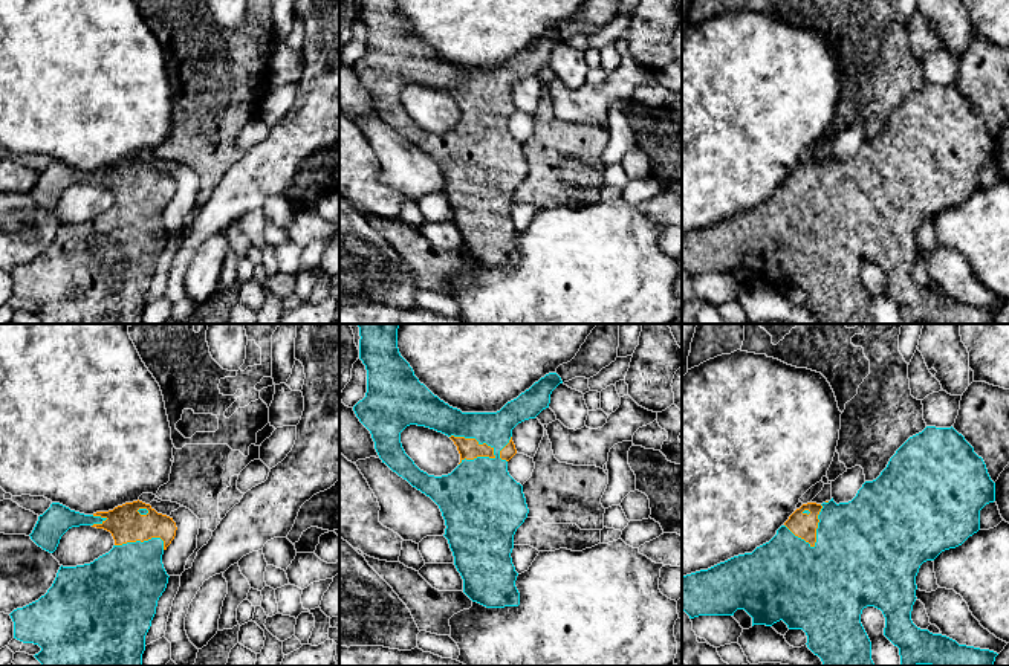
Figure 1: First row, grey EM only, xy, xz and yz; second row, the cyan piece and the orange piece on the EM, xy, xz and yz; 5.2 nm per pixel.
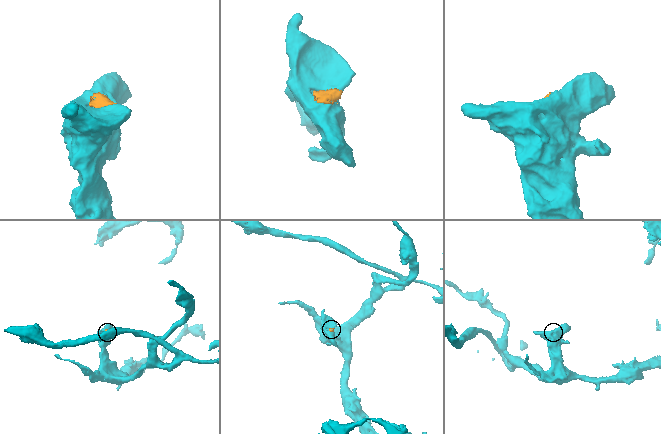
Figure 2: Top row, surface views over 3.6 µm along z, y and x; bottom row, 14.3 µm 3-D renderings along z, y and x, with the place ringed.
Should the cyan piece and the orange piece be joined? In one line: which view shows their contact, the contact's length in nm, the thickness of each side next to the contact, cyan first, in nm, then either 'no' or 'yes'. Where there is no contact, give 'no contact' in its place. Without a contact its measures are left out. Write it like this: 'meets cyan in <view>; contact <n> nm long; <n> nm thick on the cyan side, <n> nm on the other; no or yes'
meets cyan in xz; contact 280 nm long; 300 nm thick on the cyan side, 110 nm on the other; yes

